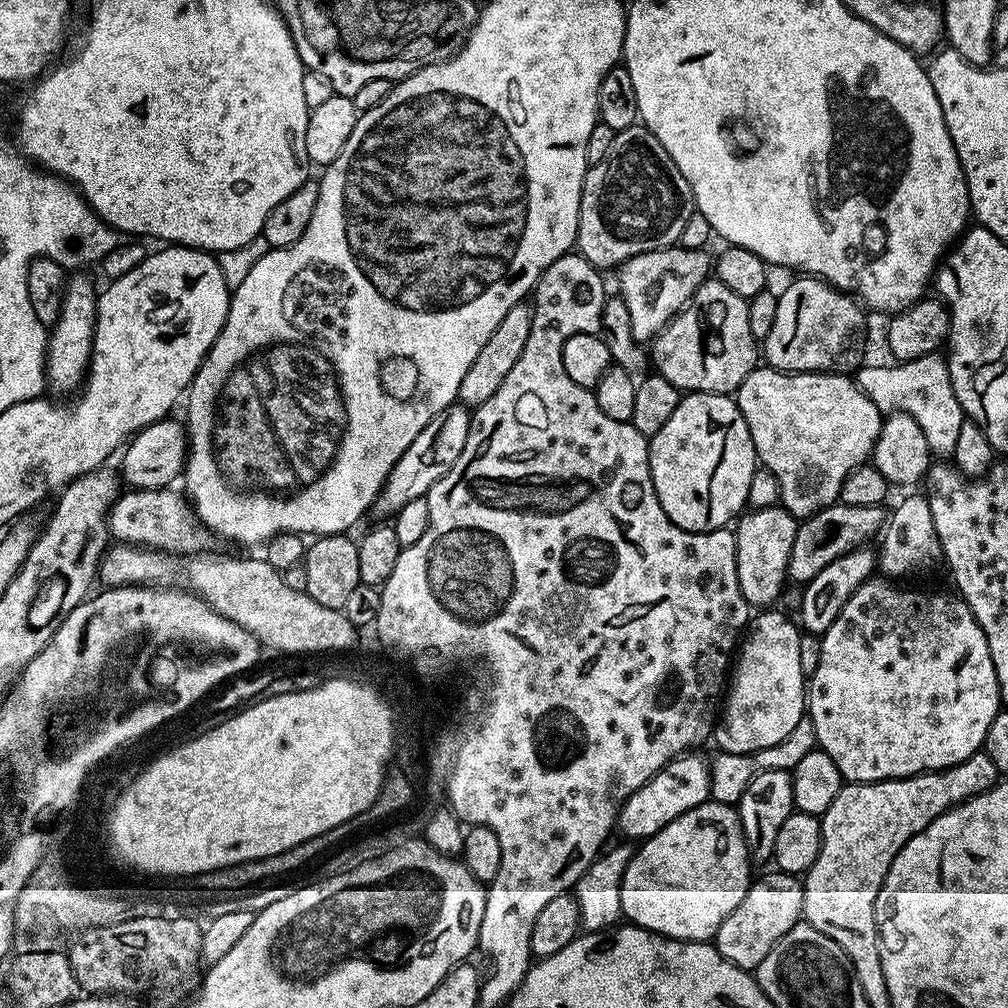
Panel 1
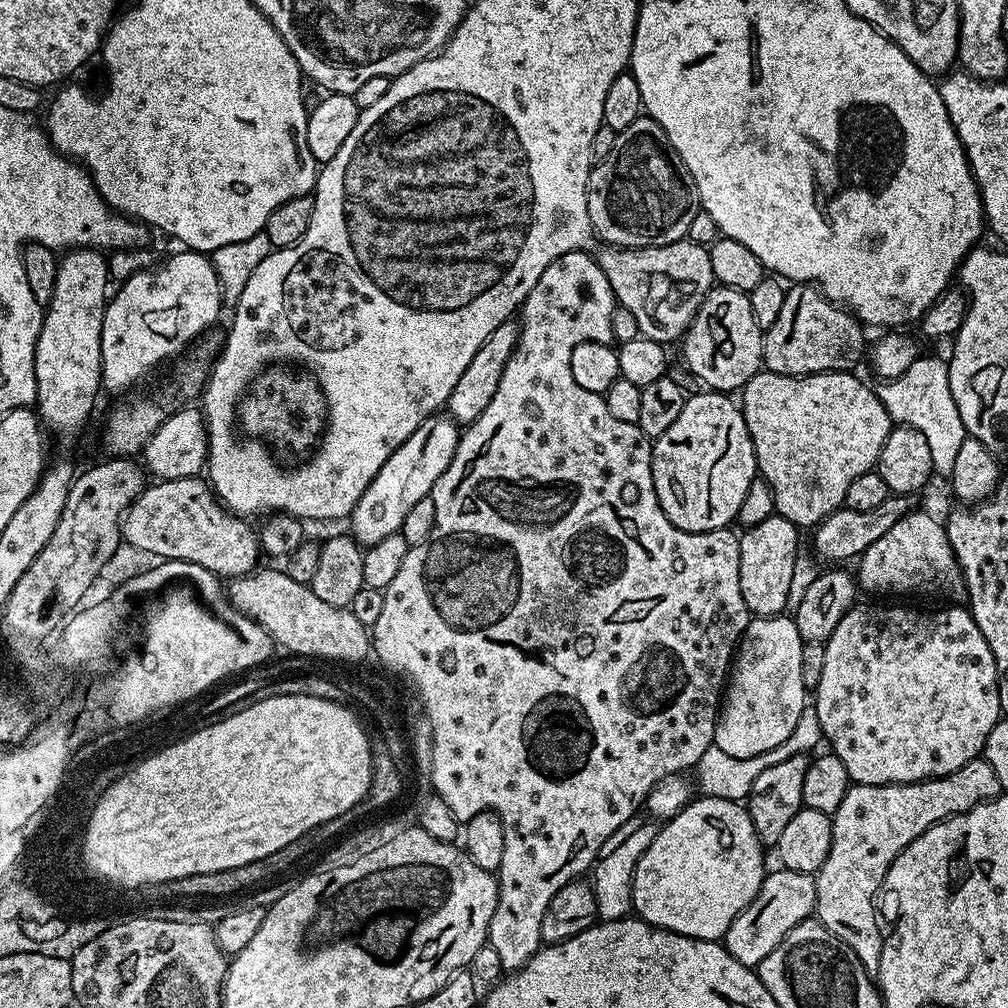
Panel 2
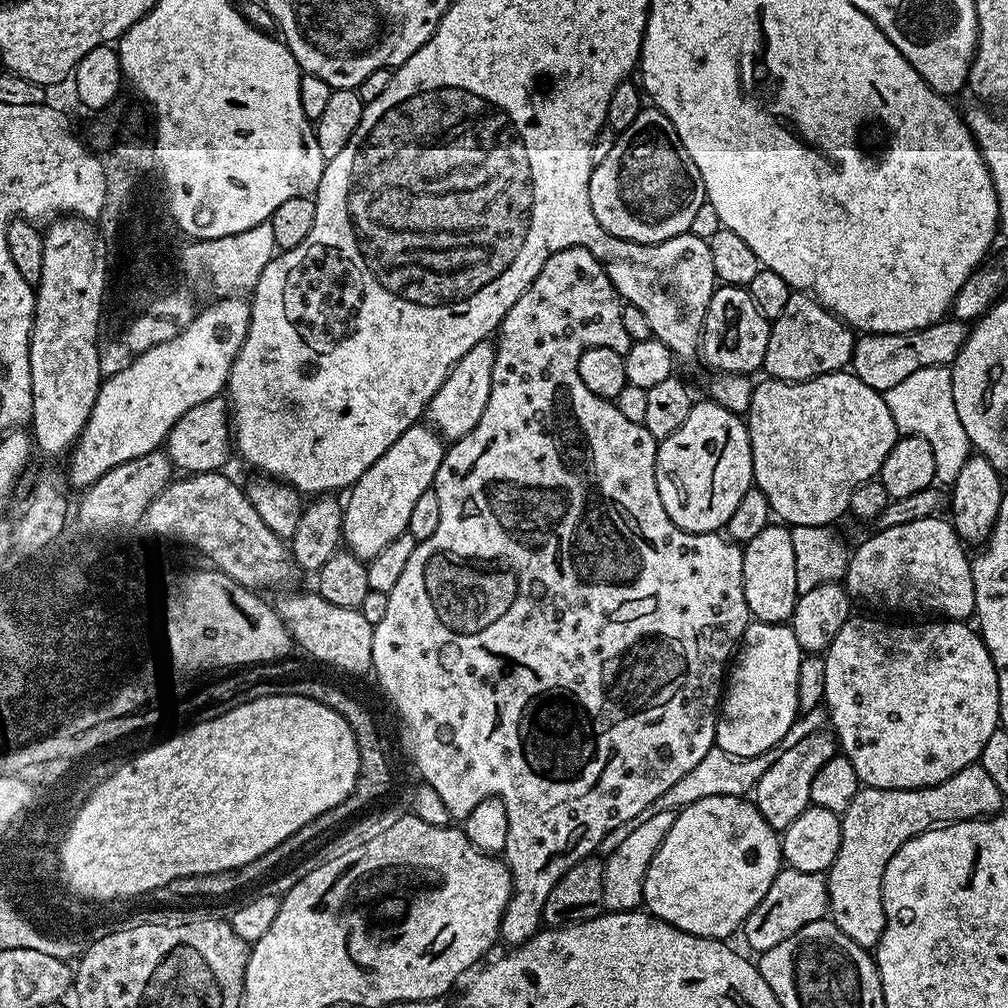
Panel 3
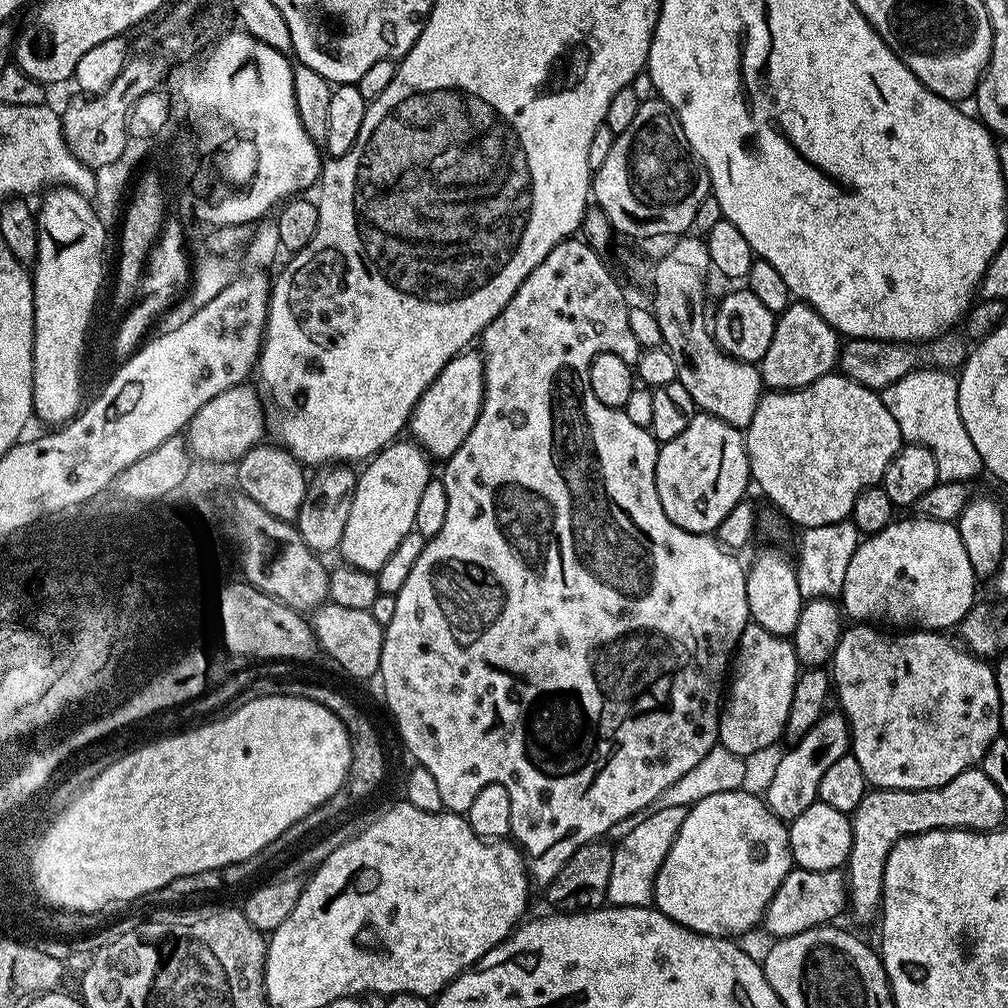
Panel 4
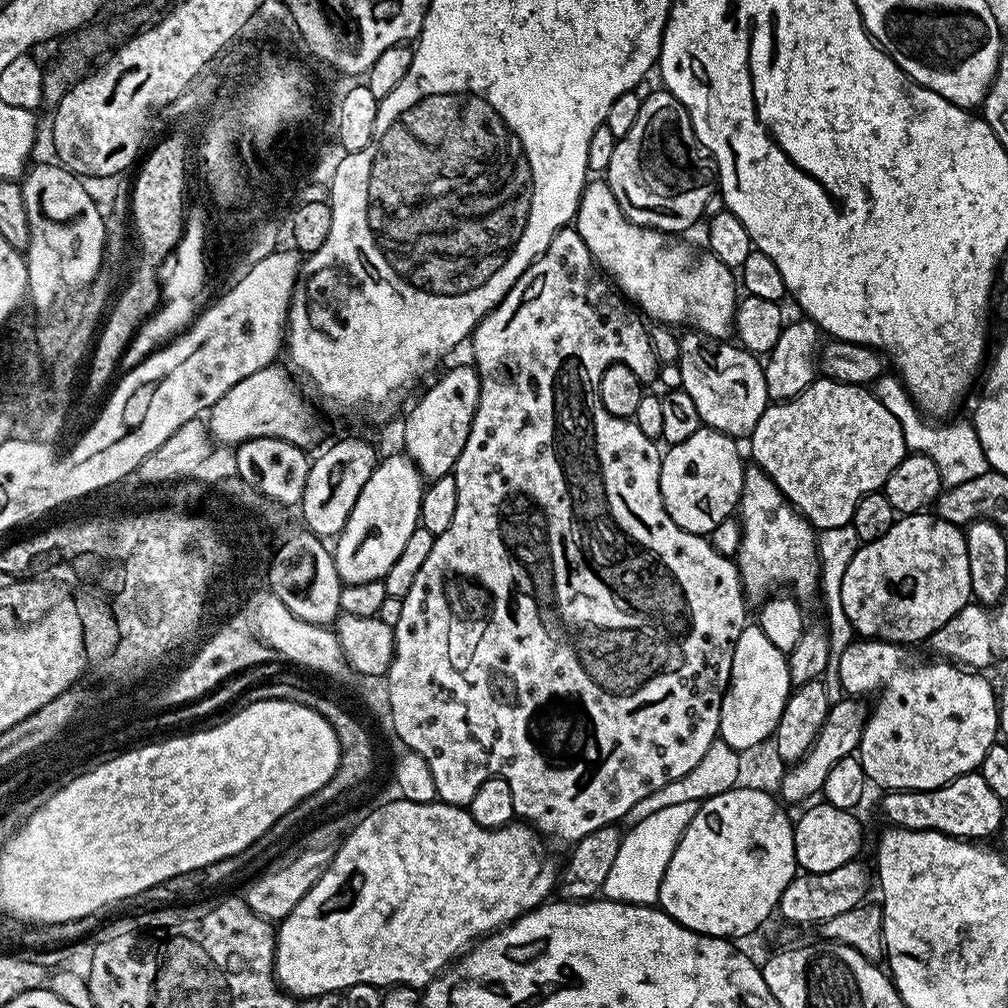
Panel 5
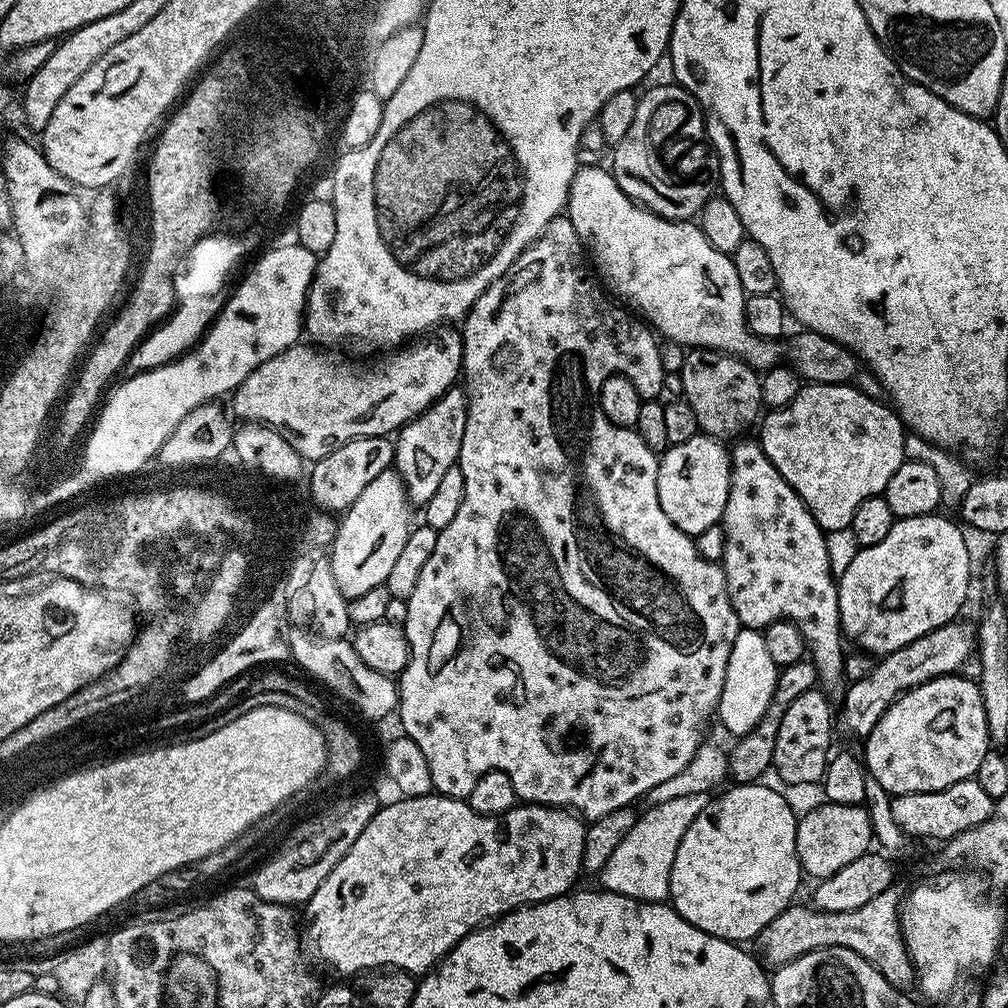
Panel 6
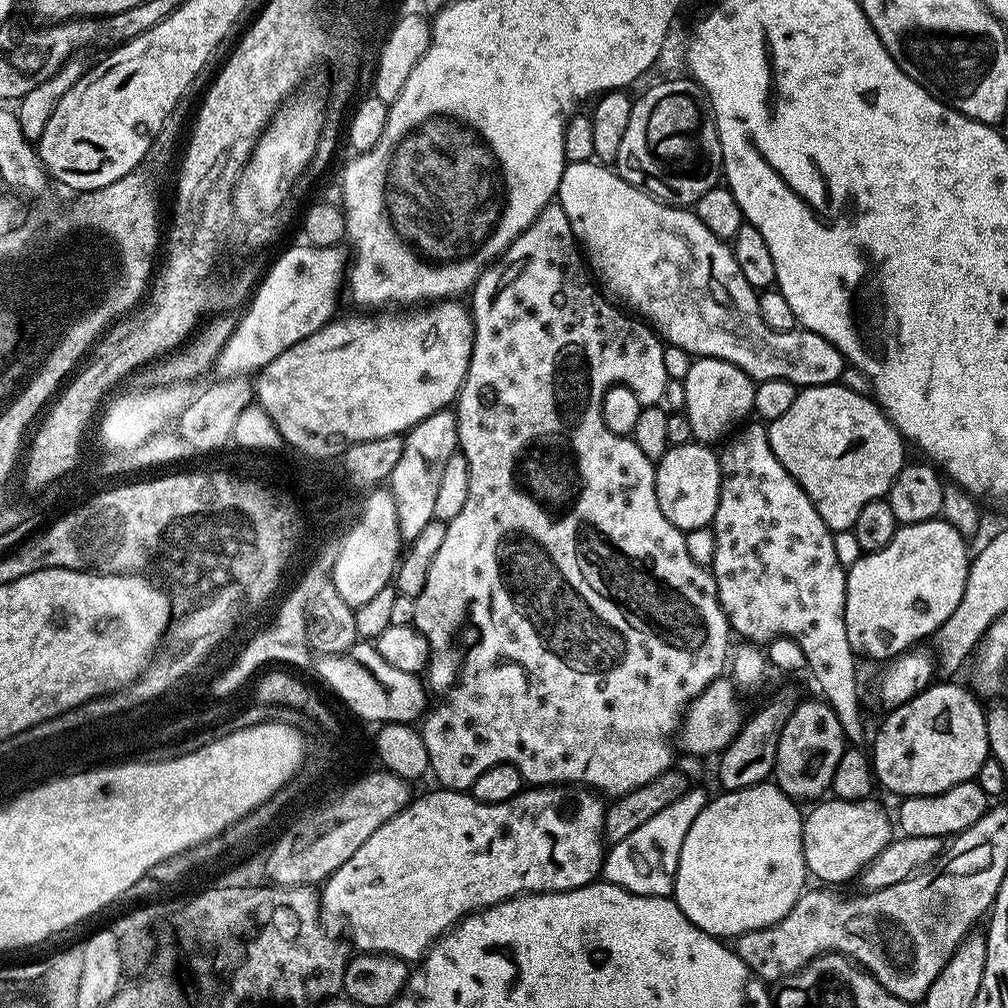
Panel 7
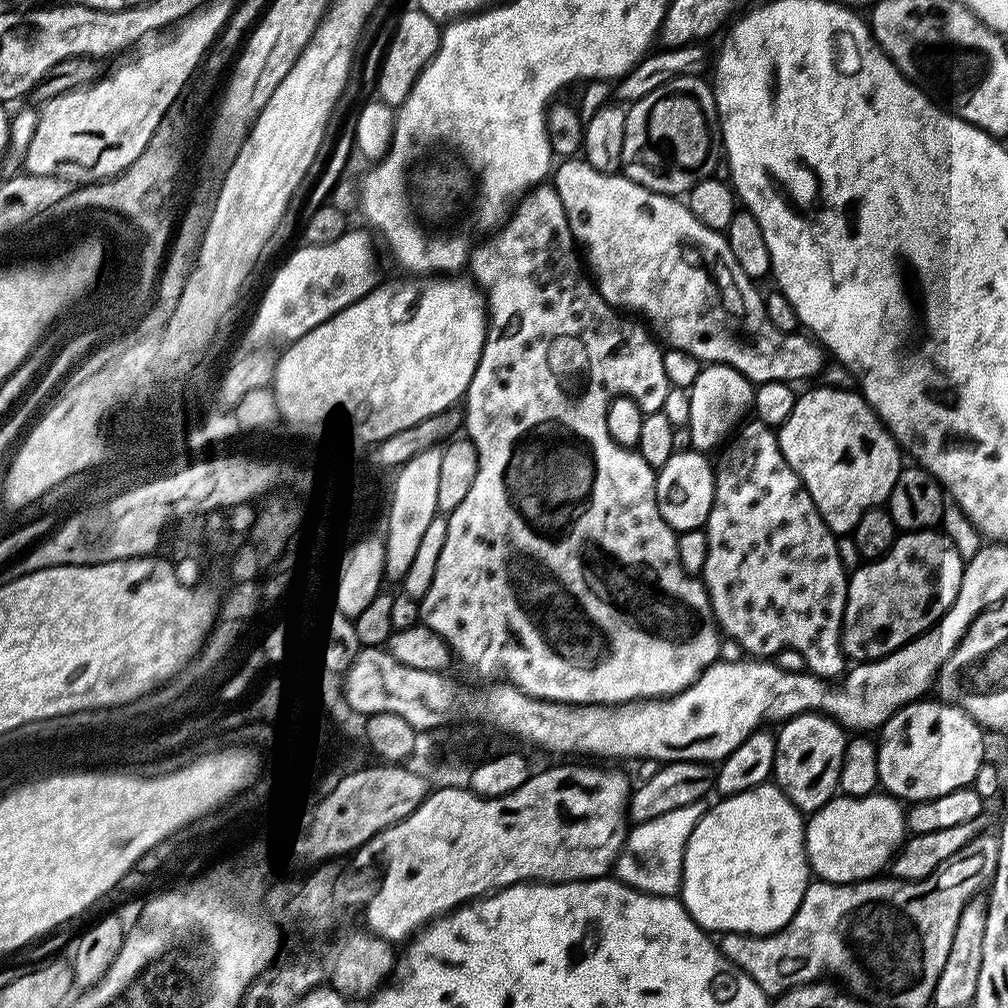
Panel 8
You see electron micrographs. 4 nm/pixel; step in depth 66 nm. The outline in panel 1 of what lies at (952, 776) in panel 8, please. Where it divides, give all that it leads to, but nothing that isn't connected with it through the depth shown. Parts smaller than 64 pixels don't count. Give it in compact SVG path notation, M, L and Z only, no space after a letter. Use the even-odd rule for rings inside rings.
M884 578L876 579L869 579L852 595L850 602L842 606L842 614L834 618L834 626L830 626L830 630L820 636L818 670L814 670L806 684L806 716L814 724L819 751L830 754L841 777L853 784L873 784L879 780L918 776L921 772L941 772L944 768L970 758L983 749L986 730L990 730L990 722L994 722L997 712L1002 708L996 667L990 658L990 646L982 626L978 626L974 614L968 609L968 603L956 594L943 596L940 592L915 592L912 588L899 588L896 585L899 583Z

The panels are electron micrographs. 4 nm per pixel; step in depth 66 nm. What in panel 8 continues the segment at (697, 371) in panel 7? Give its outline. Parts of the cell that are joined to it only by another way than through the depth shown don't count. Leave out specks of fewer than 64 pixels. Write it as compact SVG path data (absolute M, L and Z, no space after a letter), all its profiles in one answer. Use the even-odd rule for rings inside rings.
M709 364L701 367L688 393L690 416L687 425L690 429L691 444L695 451L703 452L710 452L710 449L716 446L718 448L745 419L744 414L747 410L749 413L755 401L752 382L728 364Z

